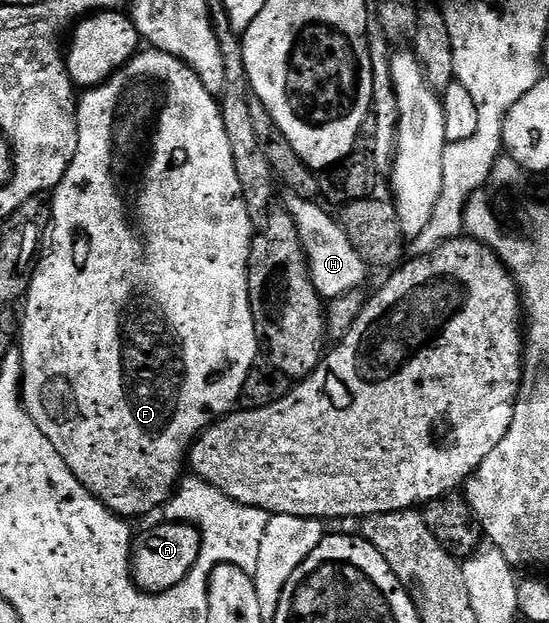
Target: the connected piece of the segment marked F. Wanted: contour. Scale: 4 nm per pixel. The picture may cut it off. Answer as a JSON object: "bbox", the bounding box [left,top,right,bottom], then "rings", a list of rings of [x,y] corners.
{"bbox":[19,48,259,520],"rings":[[[152,48],[142,49],[133,55],[124,66],[117,67],[100,86],[95,86],[84,91],[85,94],[76,99],[75,102],[75,129],[77,132],[77,147],[73,153],[71,164],[63,176],[61,183],[52,191],[53,206],[51,202],[51,221],[43,234],[43,249],[36,259],[35,265],[31,270],[29,279],[29,289],[26,290],[23,299],[25,311],[21,314],[21,343],[19,349],[21,352],[21,404],[25,407],[26,413],[55,444],[55,452],[63,456],[67,468],[81,483],[95,495],[99,501],[104,504],[113,514],[120,514],[126,520],[134,520],[140,514],[149,514],[153,509],[164,507],[173,494],[175,487],[182,481],[184,471],[187,466],[187,451],[194,438],[209,425],[210,422],[224,418],[238,405],[237,401],[242,401],[245,381],[250,372],[258,365],[257,354],[259,358],[259,339],[255,320],[251,312],[249,303],[249,253],[253,243],[253,225],[251,216],[247,212],[247,204],[243,200],[243,192],[239,188],[239,176],[235,176],[235,160],[231,156],[231,140],[227,136],[227,128],[223,128],[223,116],[218,99],[203,88],[203,82],[195,76],[195,72],[184,62],[175,56],[171,56],[162,50]]]}

